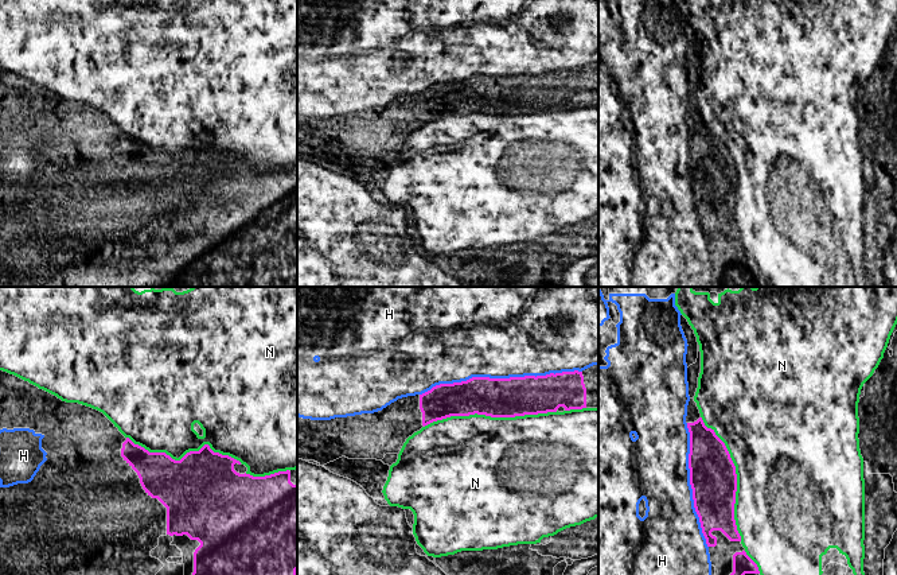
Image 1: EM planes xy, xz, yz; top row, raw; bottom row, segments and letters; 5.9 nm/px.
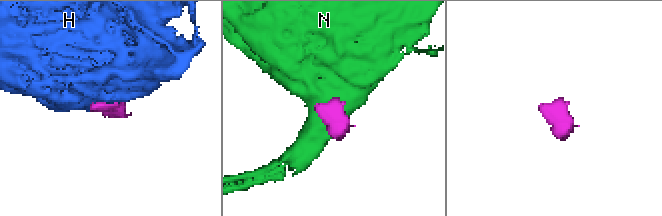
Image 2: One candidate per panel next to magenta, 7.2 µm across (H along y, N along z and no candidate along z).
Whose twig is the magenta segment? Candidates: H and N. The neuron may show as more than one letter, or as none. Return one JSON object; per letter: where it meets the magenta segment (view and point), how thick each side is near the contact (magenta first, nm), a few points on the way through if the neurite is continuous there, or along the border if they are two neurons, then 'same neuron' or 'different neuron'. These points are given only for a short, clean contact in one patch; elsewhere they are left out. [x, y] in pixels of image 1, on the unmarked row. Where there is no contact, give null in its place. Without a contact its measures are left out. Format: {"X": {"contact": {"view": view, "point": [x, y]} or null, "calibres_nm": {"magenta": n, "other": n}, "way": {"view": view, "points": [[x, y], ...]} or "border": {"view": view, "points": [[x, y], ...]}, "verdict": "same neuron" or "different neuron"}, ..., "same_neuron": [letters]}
{"H": {"contact": {"view": "xz", "point": [500, 77]}, "calibres_nm": {"magenta": 240, "other": 460}, "verdict": "different neuron"}, "N": {"contact": {"view": "xz", "point": [490, 113]}, "calibres_nm": {"magenta": 240, "other": 480}, "verdict": "different neuron"}, "same_neuron": []}

